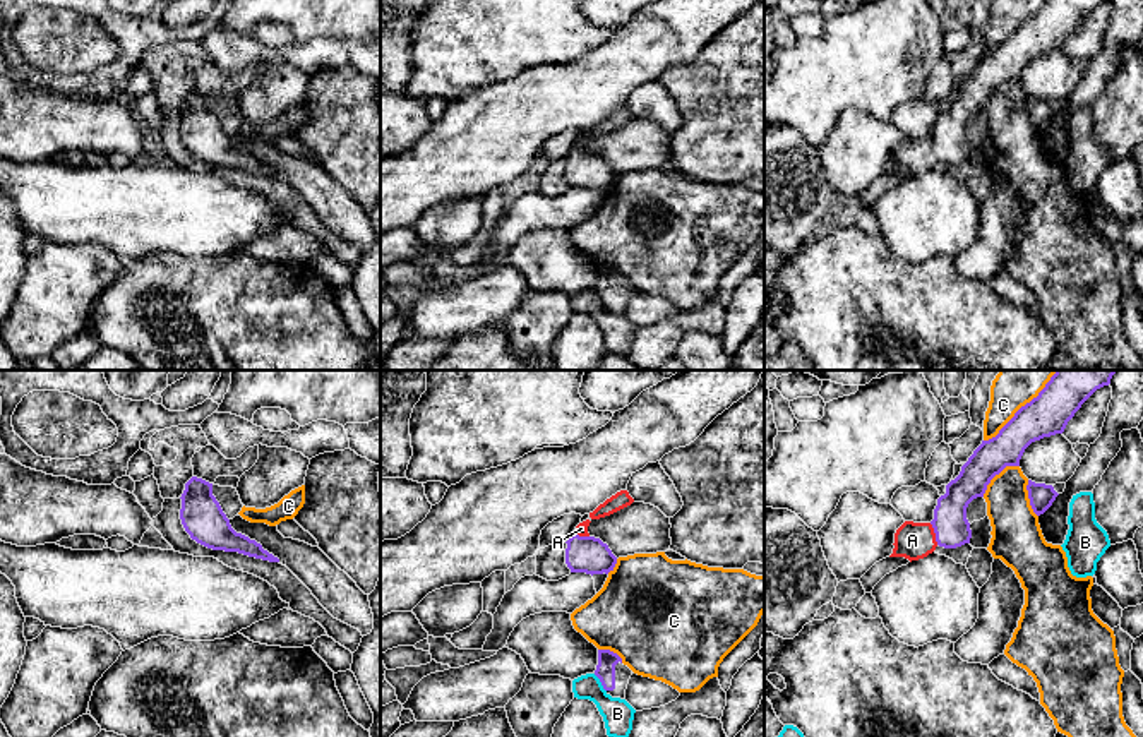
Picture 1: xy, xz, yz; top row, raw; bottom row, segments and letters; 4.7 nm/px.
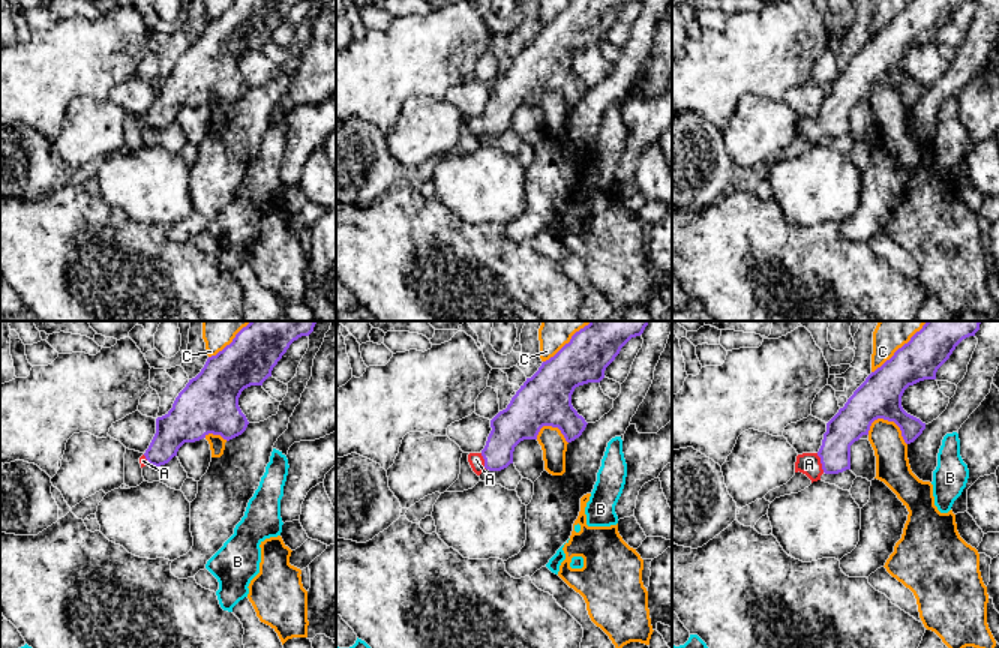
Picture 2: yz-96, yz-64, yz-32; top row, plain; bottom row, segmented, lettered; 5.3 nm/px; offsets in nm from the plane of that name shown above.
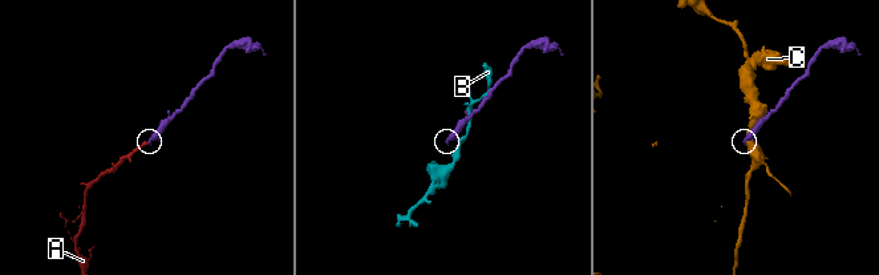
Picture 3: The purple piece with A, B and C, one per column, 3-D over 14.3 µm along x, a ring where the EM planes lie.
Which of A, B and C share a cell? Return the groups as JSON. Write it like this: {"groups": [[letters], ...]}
{"groups": [["A"], ["B"], ["C"]]}

